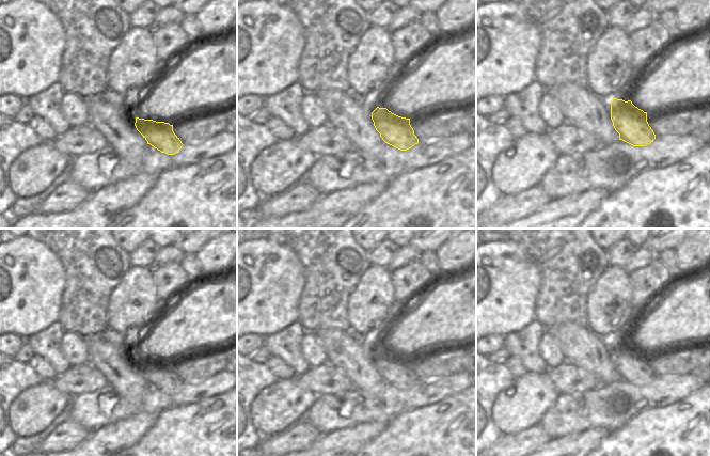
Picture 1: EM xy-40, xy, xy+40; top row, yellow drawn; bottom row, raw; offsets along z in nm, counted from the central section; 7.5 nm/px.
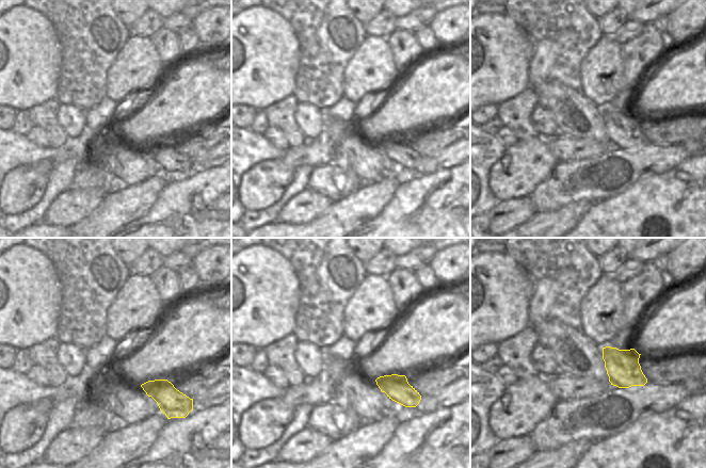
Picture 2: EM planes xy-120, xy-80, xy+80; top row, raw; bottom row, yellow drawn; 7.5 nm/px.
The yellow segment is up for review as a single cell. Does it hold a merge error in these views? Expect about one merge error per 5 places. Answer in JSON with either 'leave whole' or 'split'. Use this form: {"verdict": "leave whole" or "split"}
{"verdict": "leave whole"}

